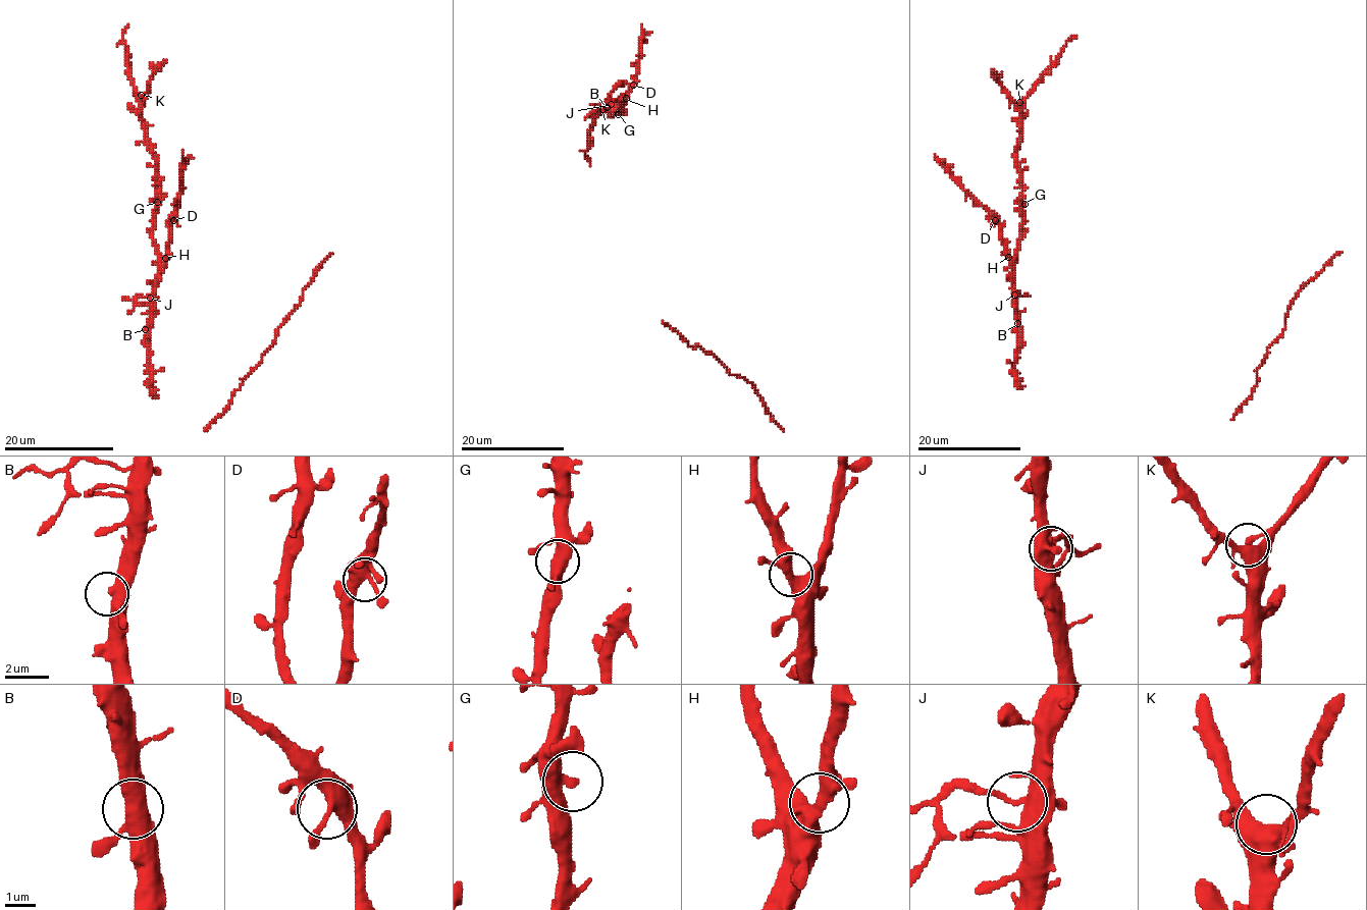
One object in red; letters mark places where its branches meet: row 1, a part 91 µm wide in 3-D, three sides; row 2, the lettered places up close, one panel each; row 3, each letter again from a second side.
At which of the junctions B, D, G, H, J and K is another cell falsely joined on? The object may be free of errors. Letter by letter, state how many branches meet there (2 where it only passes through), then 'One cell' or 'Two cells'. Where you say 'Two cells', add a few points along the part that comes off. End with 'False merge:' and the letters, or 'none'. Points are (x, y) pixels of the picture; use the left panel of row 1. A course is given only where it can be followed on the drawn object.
B: Branches: 3. One cell
D: Branches: 3. One cell
G: Branches: 2. One cell
H: Branches: 3. One cell
J: Branches: 3. Two cells. Course of the part to remove: (149, 298), (121, 301)
K: Branches: 3. One cell
False merge: J

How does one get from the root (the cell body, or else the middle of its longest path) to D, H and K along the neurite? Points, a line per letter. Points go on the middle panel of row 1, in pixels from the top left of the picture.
D: (613, 114), (612, 105), (610, 109), (619, 104), (633, 85)
H: (613, 114), (612, 105), (610, 109), (626, 98)
K: (613, 114), (612, 105), (610, 109), (619, 104), (614, 109), (618, 111), (614, 106), (602, 109)

